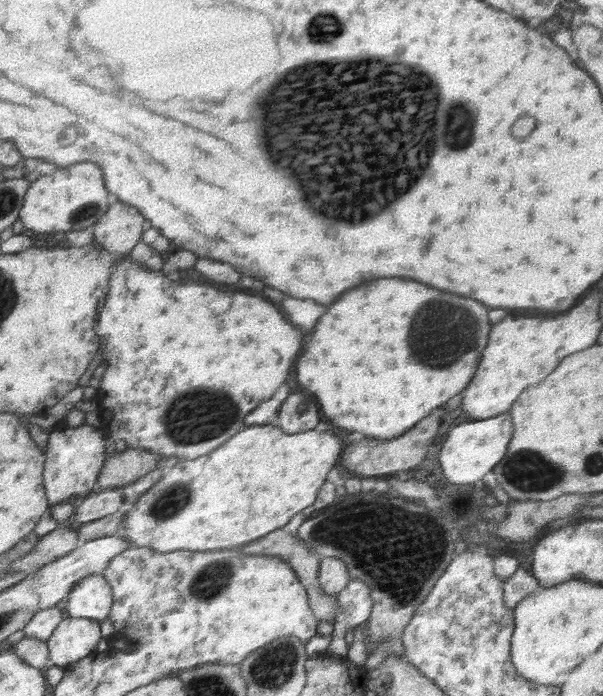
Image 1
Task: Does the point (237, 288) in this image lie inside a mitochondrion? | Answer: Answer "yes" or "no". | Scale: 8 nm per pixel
no

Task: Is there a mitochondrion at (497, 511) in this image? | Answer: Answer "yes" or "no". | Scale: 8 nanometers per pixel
no

